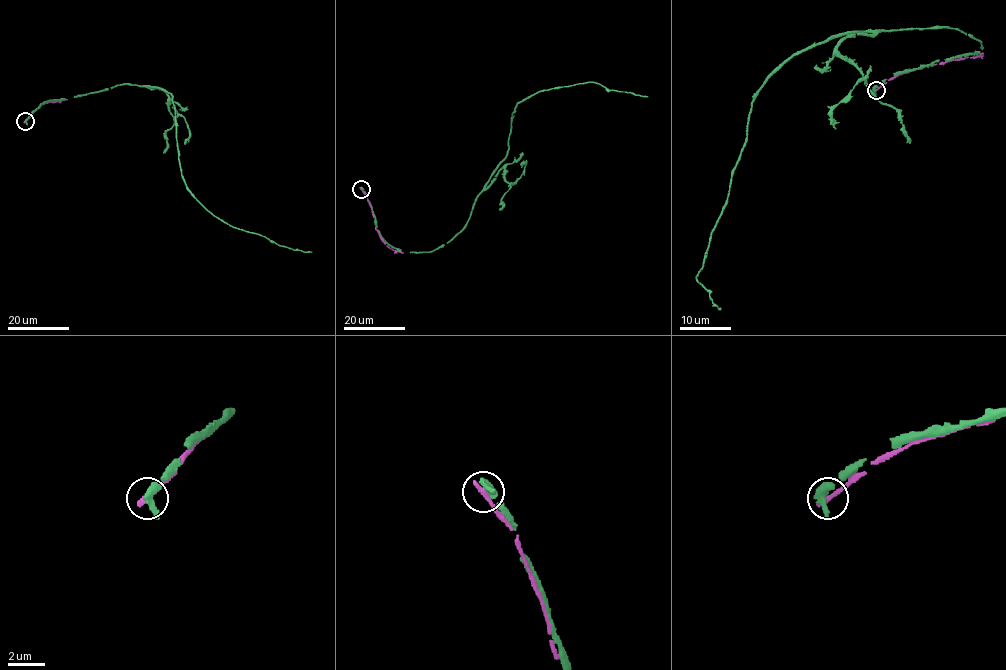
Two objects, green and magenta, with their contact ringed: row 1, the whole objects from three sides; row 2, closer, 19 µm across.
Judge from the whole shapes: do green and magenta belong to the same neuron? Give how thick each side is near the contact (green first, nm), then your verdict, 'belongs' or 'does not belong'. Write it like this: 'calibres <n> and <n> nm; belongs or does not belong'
calibres 600 and 320 nm; does not belong

